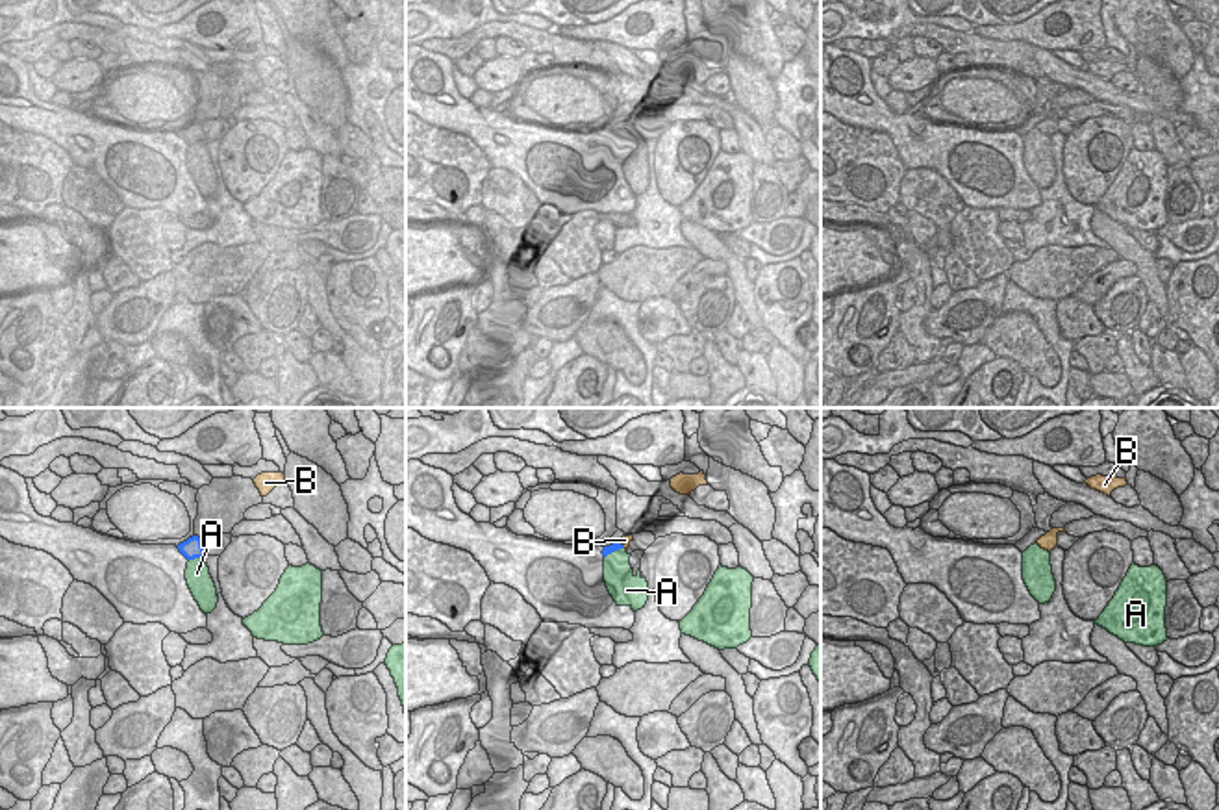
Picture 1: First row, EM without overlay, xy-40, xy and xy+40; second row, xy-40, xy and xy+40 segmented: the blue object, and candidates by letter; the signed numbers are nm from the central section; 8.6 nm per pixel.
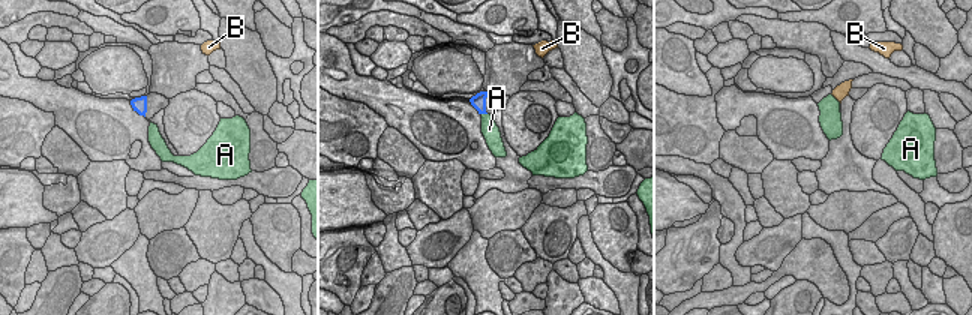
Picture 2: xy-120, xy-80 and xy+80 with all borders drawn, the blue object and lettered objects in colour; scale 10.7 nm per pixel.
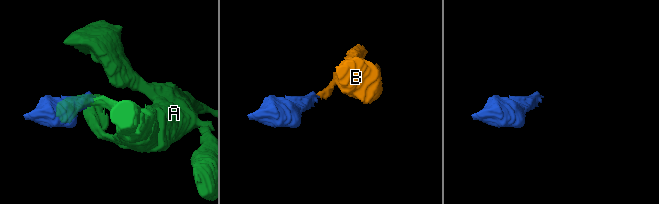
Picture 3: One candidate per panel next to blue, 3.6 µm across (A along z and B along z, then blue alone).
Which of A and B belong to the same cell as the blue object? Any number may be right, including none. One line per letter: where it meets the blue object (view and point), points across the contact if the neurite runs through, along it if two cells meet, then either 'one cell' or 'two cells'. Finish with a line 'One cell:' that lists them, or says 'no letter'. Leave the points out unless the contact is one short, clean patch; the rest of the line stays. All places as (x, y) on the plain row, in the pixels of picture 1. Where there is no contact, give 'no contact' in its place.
A: contact xy-40 (197, 141); border xy-40 (204, 141), (189, 145); two cells
B: contact xy (619, 128); way xy (614, 132), (619, 128), (625, 125); one cell
One cell: B

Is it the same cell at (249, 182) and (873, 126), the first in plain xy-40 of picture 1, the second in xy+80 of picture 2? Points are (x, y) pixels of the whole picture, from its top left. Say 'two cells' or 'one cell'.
one cell

